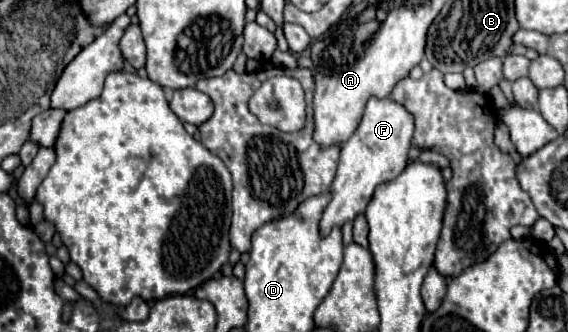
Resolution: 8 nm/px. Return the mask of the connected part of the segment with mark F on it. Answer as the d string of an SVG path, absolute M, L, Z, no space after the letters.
M371 97L365 109L365 115L355 129L355 133L349 137L349 141L341 147L341 159L337 177L331 183L333 199L325 207L323 219L321 219L321 235L327 235L335 225L343 225L345 221L353 221L359 213L365 211L367 203L373 197L373 191L379 183L393 181L407 165L407 155L411 149L413 139L413 115L393 99L385 97Z

